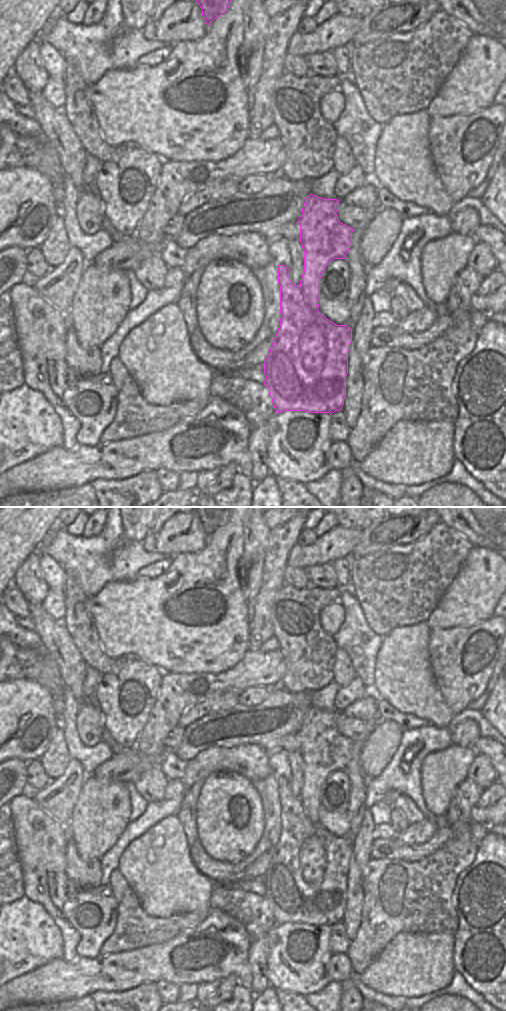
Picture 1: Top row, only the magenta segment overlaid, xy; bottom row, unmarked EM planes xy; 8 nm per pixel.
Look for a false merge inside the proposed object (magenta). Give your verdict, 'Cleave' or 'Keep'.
Cleave.

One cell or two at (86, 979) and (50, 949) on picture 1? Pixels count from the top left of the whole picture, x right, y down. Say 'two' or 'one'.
two

